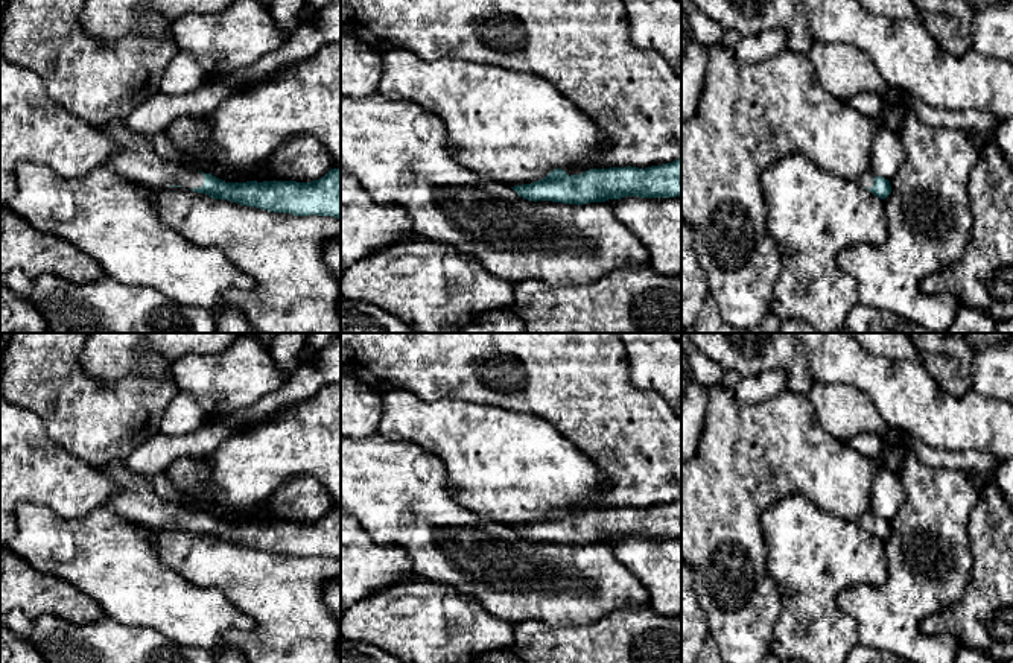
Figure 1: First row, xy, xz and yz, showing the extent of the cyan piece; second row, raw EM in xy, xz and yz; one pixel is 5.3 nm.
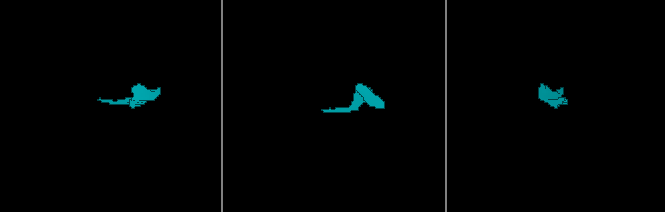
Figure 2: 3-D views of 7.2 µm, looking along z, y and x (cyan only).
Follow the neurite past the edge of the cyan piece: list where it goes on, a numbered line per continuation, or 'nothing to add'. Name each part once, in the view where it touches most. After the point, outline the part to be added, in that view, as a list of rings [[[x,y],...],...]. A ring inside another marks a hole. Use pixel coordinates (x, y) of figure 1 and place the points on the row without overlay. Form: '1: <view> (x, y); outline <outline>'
1: xy (134, 501); outline [[[110,462],[99,467],[99,471],[117,487],[116,494],[102,508],[116,512],[123,520],[148,529],[169,526],[196,529],[202,526],[201,512],[160,499],[154,491],[152,481],[131,471],[125,462]]]

